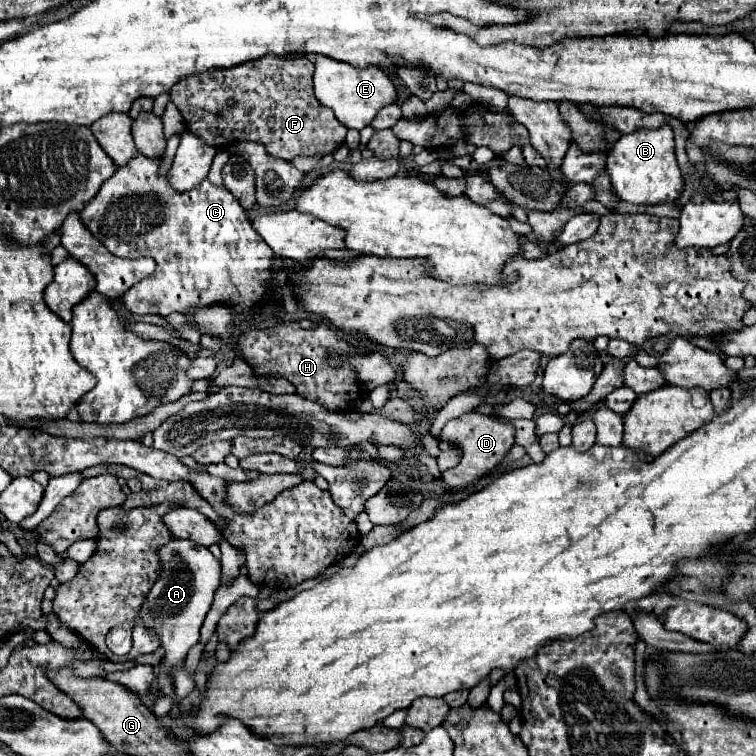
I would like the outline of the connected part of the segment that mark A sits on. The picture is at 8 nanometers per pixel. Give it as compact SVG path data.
M171 539L157 551L157 555L161 561L161 573L141 605L139 617L135 621L141 621L159 637L165 651L163 669L167 679L173 683L173 671L183 667L187 651L199 641L199 629L221 583L221 563L207 547L191 539Z

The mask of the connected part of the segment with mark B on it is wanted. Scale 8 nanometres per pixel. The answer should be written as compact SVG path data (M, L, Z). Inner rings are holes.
M665 123L657 129L635 129L633 133L621 135L621 139L611 147L607 157L607 173L611 177L613 191L619 199L637 205L657 205L675 201L681 195L681 171L675 161L675 143L673 143L673 129Z

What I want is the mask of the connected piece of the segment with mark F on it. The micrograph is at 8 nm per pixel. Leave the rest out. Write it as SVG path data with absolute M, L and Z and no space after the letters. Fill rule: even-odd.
M263 55L261 59L241 63L229 69L209 69L205 73L189 75L171 87L171 101L179 107L185 117L187 129L205 137L219 151L229 149L239 141L257 141L267 145L269 153L281 159L295 159L297 155L331 153L345 143L347 129L331 109L325 109L313 95L313 61L307 55Z

